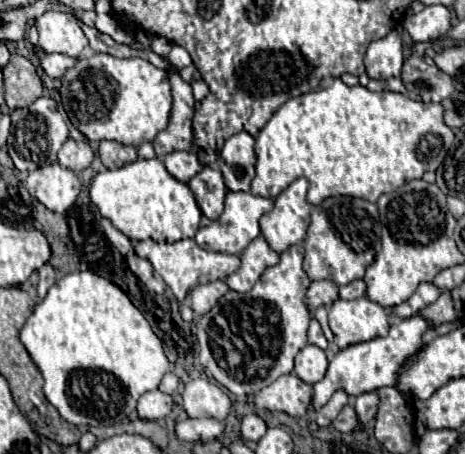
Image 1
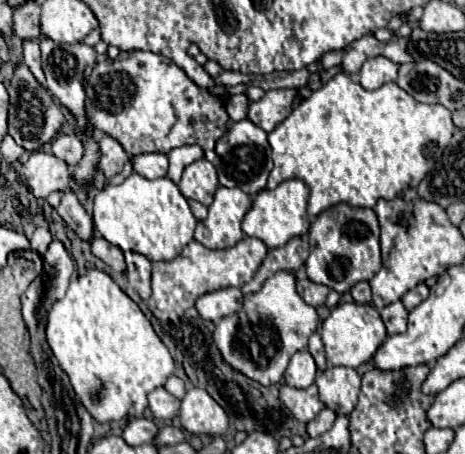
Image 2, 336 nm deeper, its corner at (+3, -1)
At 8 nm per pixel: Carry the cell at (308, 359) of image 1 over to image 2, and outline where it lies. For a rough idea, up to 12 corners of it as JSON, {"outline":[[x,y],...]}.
{"outline":[[308,350],[290,358],[284,380],[292,388],[308,388],[316,364]]}

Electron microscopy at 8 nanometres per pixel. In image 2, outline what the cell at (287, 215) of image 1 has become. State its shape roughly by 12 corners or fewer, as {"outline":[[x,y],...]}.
{"outline":[[308,186],[262,190],[242,220],[268,248],[310,228]]}

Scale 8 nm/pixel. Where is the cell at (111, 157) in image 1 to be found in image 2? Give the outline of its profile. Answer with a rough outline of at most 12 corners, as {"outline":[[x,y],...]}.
{"outline":[[96,132],[102,150],[100,170],[112,178],[128,154],[112,136]]}

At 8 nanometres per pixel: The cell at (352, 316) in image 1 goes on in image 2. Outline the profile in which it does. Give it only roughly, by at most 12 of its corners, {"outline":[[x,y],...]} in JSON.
{"outline":[[340,302],[320,338],[334,366],[372,362],[386,326],[372,304]]}

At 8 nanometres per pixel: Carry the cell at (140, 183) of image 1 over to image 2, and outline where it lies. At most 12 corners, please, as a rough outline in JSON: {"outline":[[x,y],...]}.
{"outline":[[130,174],[94,196],[94,226],[152,262],[196,218],[170,178]]}

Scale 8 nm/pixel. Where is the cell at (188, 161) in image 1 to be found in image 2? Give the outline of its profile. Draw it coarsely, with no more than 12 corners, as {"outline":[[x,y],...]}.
{"outline":[[166,154],[132,156],[132,168],[154,180],[168,172]]}

